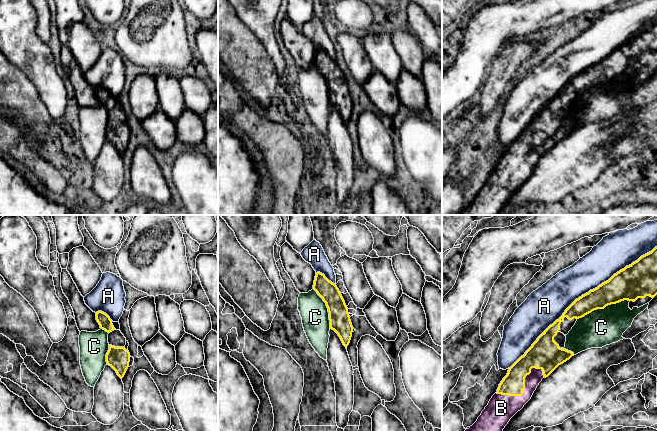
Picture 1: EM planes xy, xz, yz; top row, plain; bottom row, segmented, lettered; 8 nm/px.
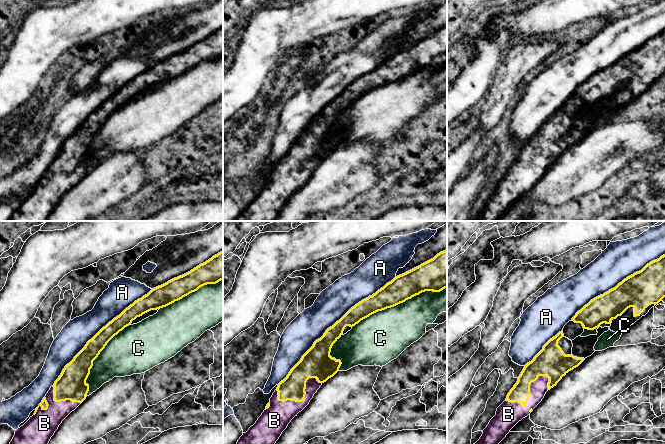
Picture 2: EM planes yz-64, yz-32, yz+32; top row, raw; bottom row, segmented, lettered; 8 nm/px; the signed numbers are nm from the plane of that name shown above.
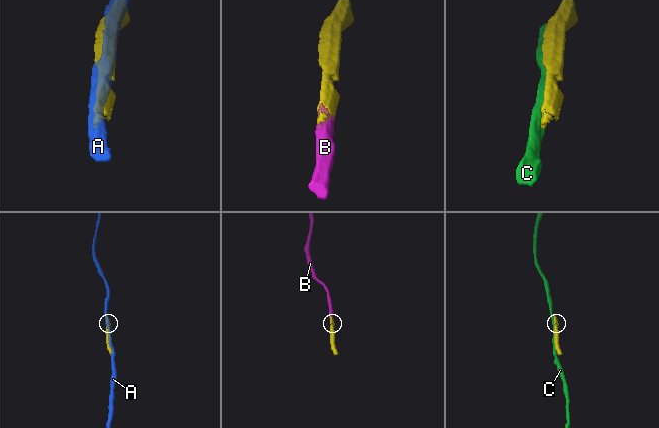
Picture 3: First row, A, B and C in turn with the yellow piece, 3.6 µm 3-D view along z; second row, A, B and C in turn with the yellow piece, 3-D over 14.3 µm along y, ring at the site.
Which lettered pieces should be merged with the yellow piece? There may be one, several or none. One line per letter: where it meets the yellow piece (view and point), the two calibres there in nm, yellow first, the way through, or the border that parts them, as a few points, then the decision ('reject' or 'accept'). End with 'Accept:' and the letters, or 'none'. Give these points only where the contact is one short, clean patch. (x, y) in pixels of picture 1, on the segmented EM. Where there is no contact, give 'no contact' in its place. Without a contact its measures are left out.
A: meets yellow in yz at (582, 295); 190 nm thick on the yellow side, 280 nm on the other; reject
B: meets yellow in yz at (524, 388); 190 nm thick on the yellow side, 220 nm on the other; accept
C: meets yellow in yz at (603, 308); 240 nm thick on the yellow side, 300 nm on the other; reject
Accept: B

